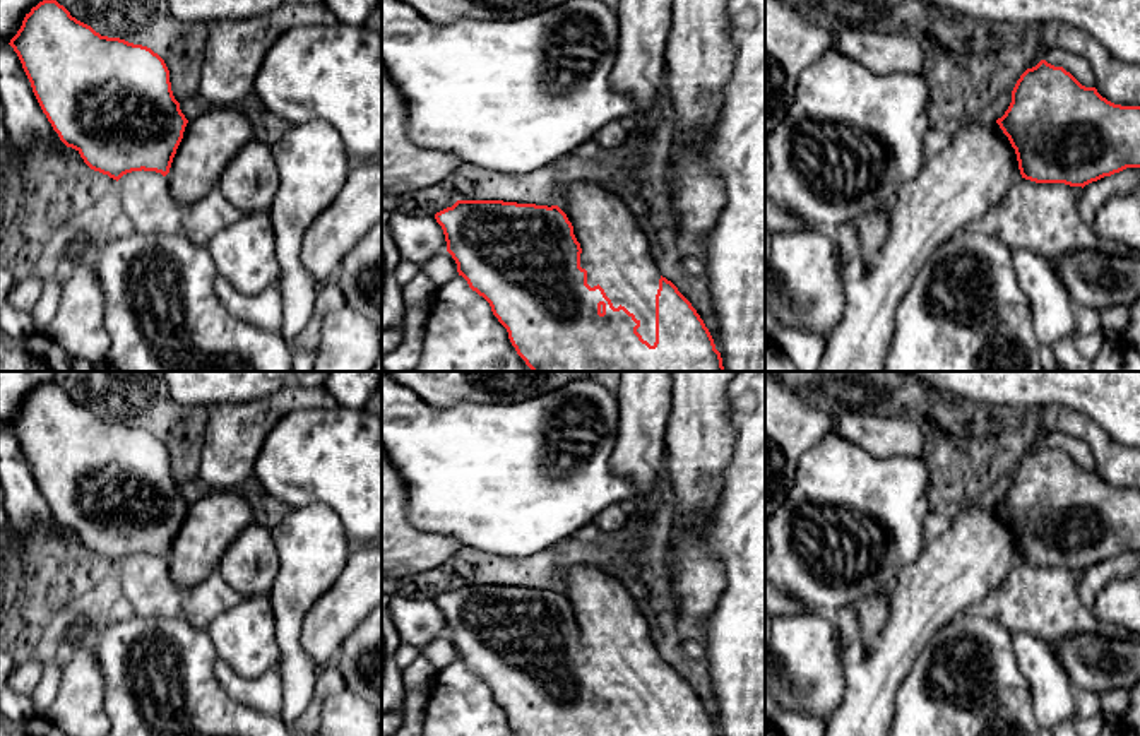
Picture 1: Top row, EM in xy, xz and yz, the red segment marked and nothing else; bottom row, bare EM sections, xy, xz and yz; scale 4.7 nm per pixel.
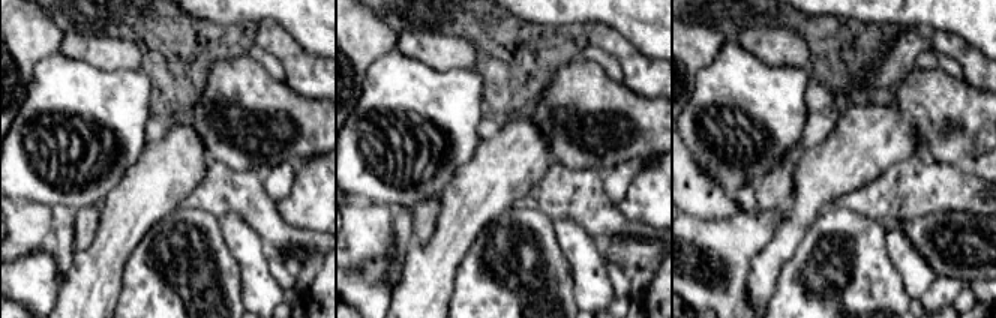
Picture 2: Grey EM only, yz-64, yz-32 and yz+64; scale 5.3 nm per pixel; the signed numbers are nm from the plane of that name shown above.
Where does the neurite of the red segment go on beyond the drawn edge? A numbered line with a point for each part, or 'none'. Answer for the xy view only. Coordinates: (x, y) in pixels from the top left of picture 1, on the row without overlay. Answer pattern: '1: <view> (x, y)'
1: xy (209, 526)

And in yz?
1: yz (955, 570)

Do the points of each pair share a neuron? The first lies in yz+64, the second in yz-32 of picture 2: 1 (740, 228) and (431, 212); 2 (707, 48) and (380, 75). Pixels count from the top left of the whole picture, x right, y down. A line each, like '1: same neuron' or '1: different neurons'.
1: different neurons
2: different neurons

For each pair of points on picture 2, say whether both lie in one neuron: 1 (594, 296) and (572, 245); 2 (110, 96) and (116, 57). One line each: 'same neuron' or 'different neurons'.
1: same neuron
2: different neurons

